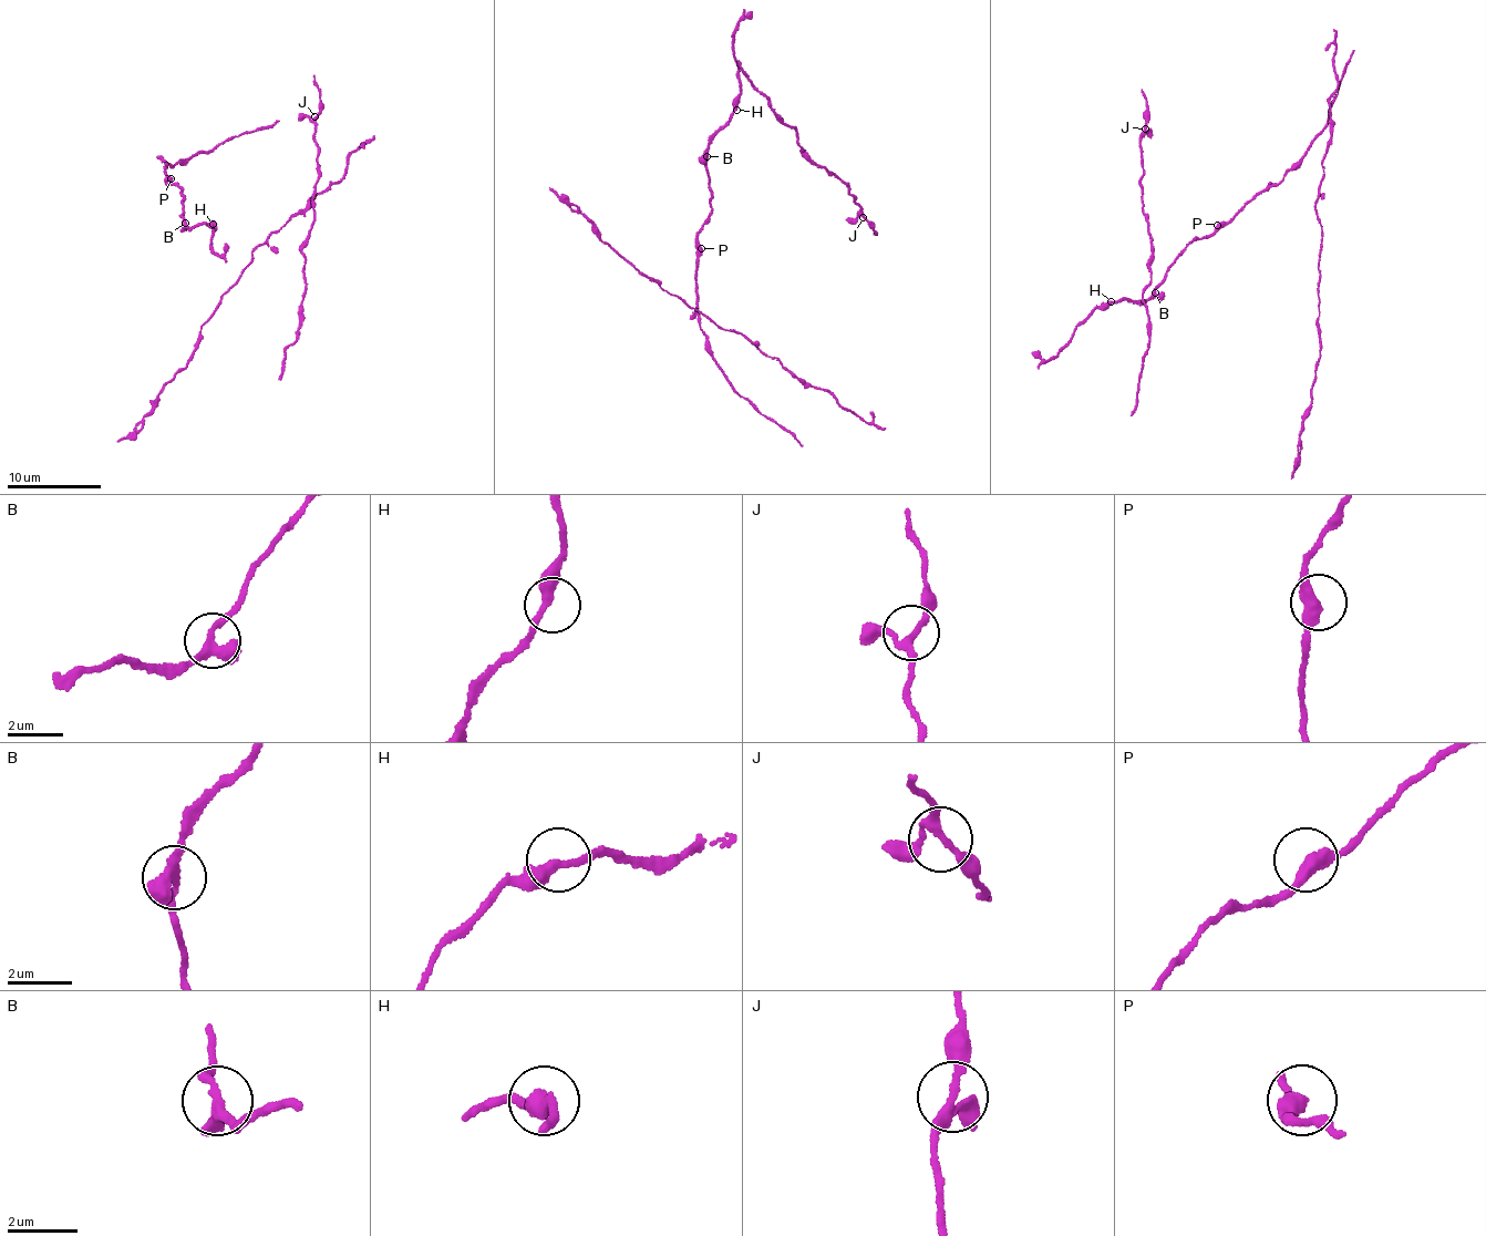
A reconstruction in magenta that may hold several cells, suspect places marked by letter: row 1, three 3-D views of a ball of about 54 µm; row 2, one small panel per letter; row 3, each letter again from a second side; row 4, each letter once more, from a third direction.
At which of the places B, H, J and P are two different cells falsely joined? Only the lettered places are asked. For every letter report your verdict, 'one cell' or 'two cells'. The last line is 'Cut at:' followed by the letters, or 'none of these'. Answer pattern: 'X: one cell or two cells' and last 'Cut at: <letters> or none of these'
B: one cell
H: one cell
J: one cell
P: one cell
Cut at: none of these

